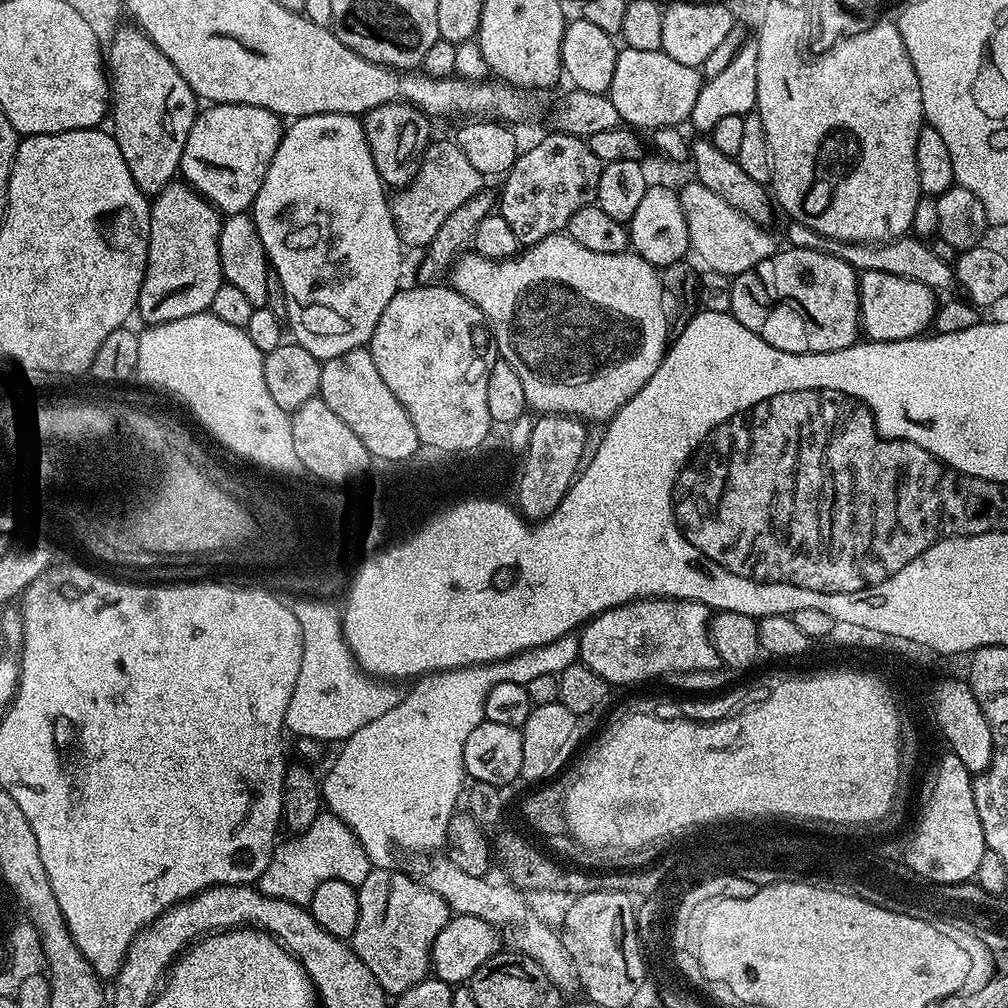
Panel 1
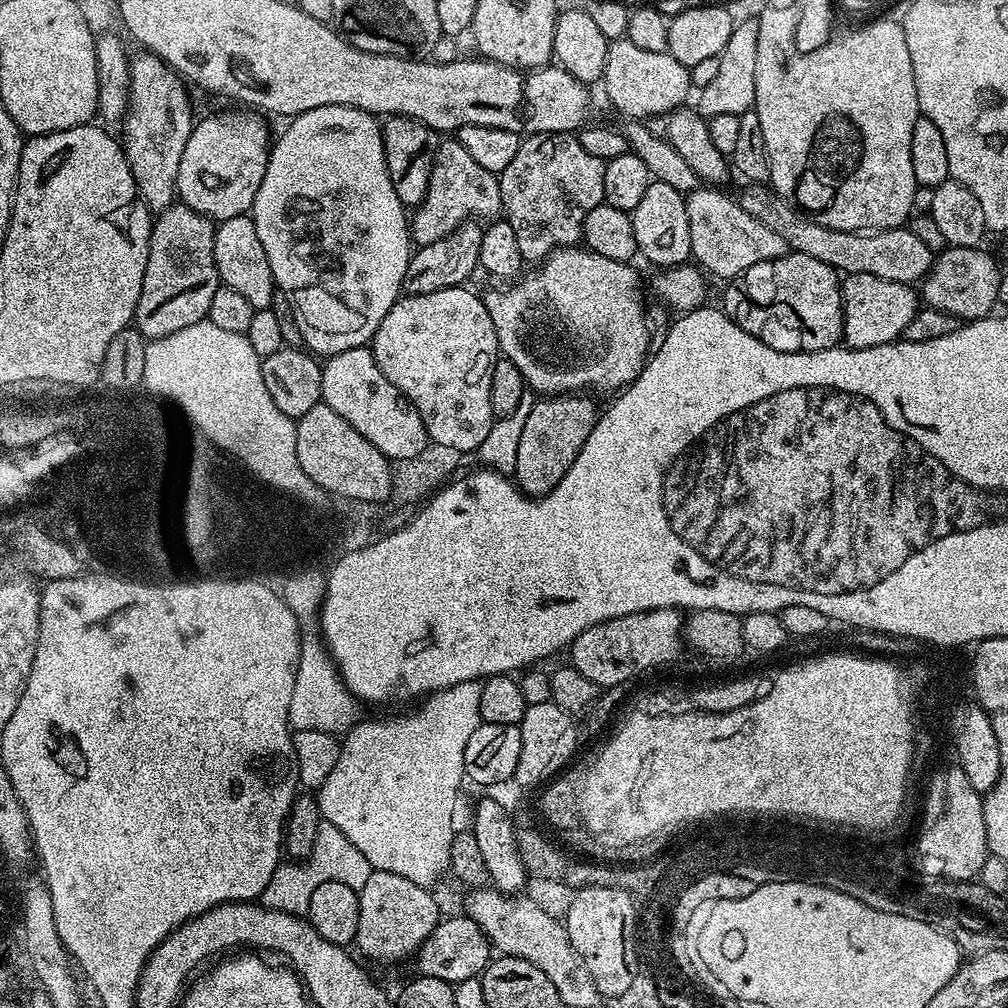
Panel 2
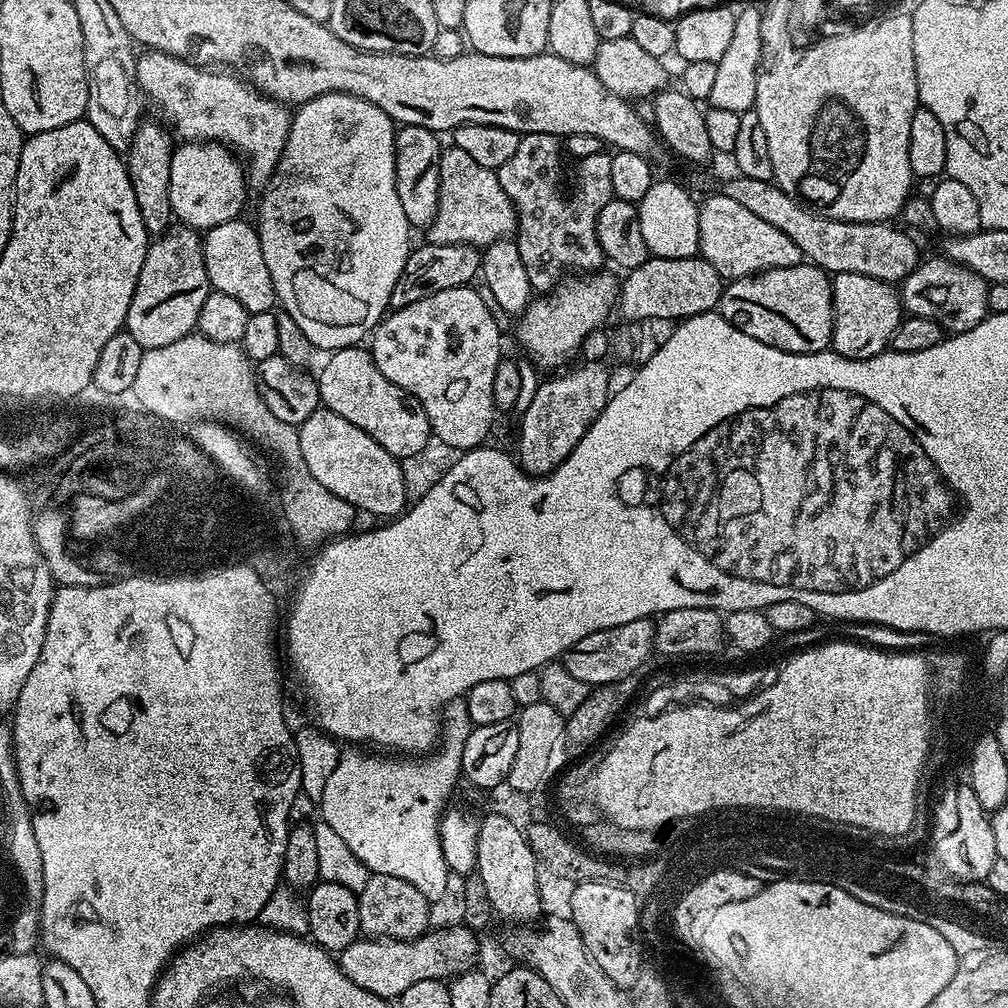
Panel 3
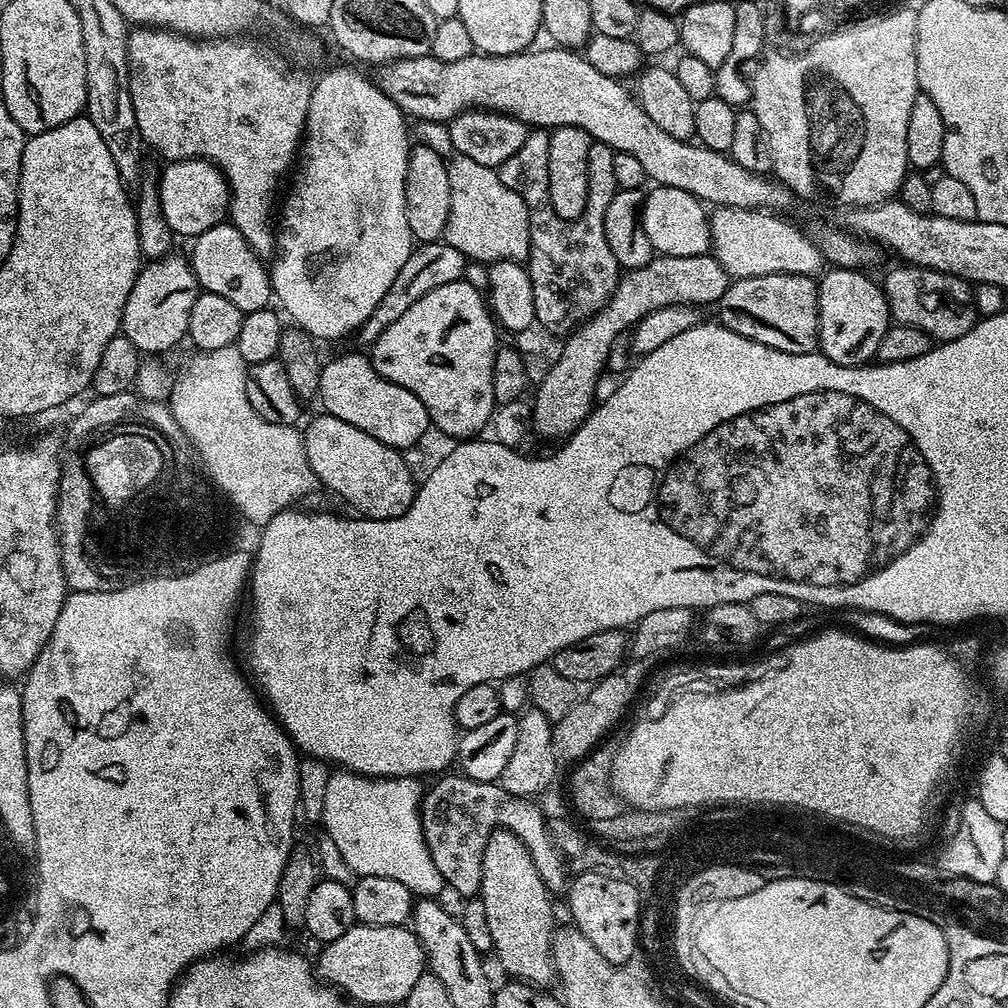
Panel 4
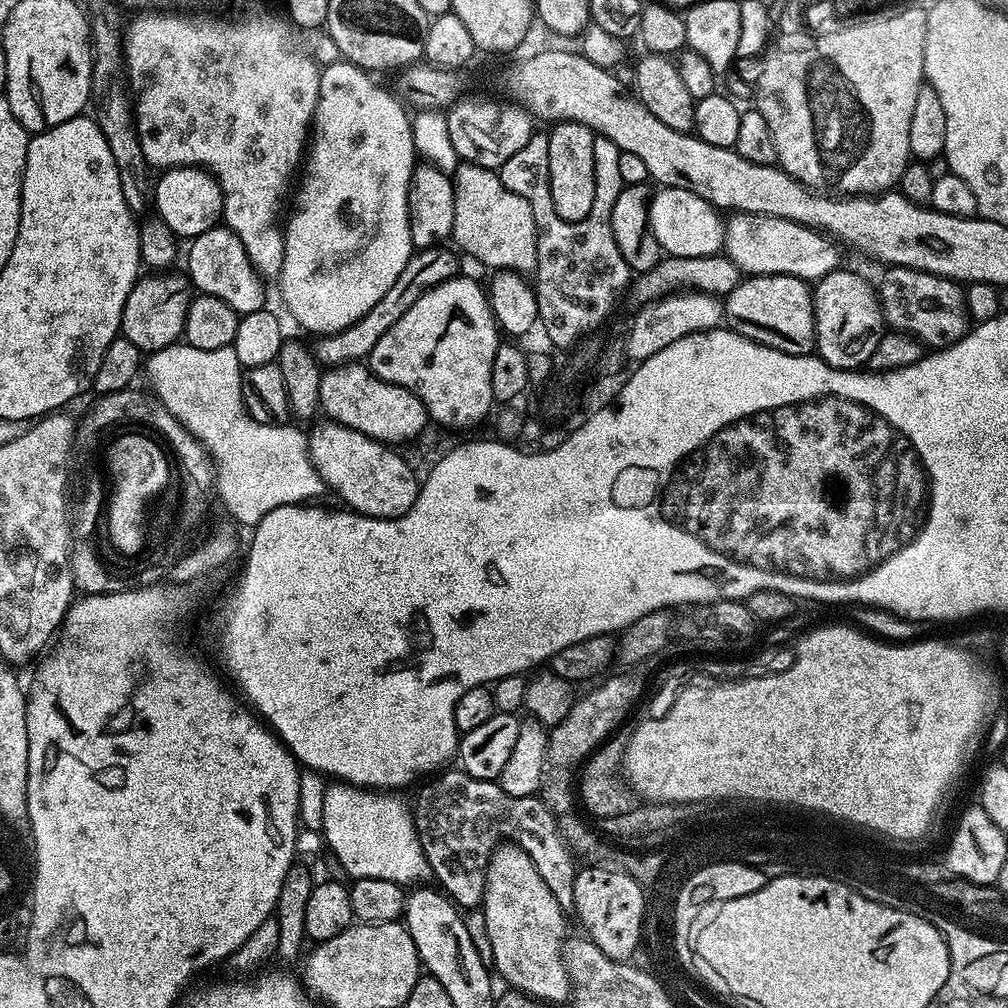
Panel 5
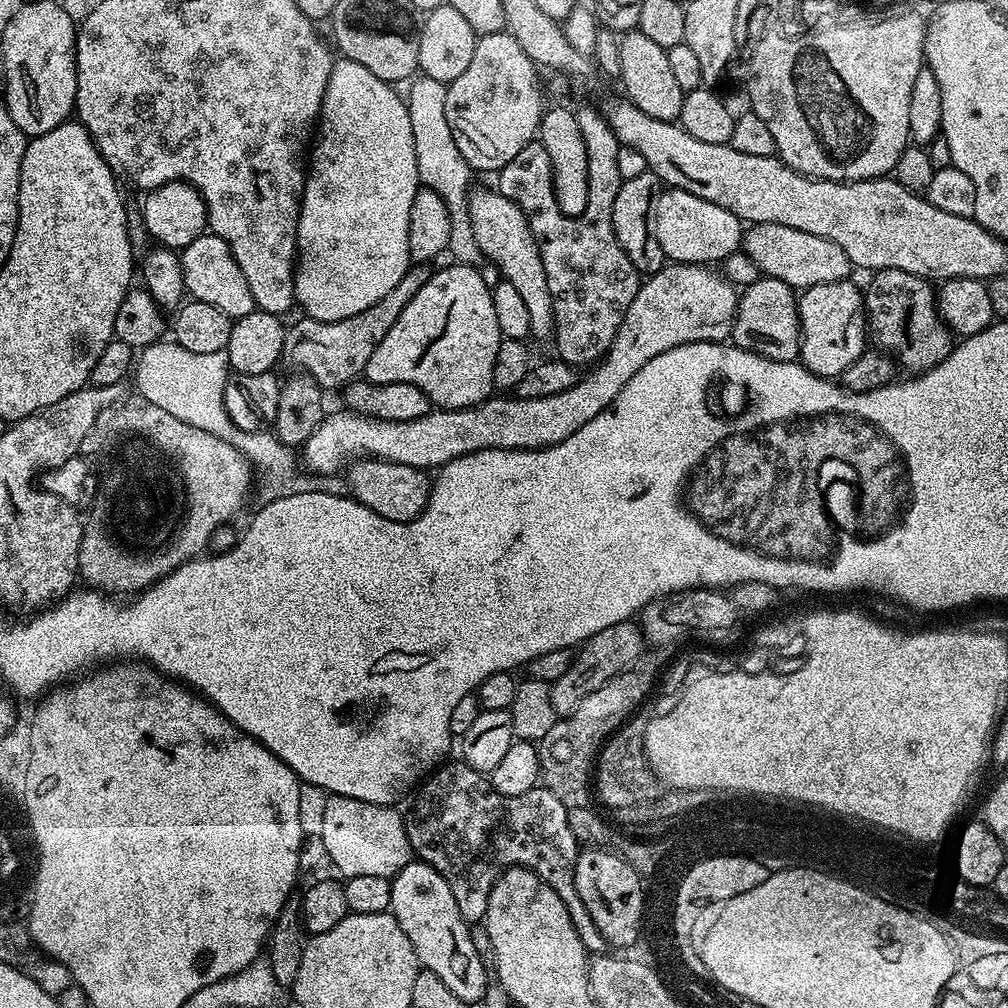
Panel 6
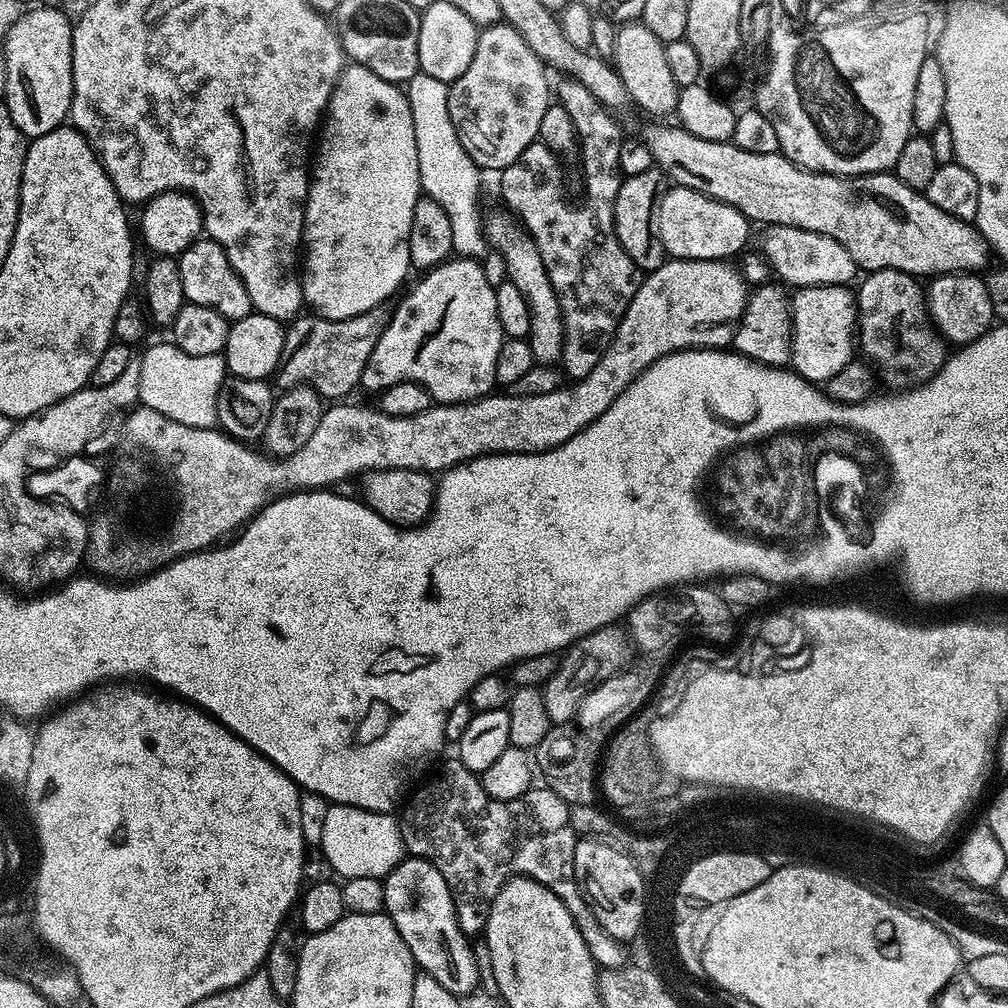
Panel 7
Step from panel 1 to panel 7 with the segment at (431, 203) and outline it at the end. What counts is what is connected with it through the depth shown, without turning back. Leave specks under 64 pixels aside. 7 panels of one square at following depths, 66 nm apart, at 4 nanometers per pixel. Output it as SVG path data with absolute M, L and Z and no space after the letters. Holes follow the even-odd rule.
M520 230L498 233L496 240L494 236L494 248L504 255L504 268L508 271L507 279L514 286L518 286L518 290L522 290L522 298L526 298L528 309L532 311L530 330L526 339L536 364L559 365L564 354L564 319L558 294L554 294L554 286L550 286L550 274L546 274L546 266L542 266L542 254L538 254L536 244Z

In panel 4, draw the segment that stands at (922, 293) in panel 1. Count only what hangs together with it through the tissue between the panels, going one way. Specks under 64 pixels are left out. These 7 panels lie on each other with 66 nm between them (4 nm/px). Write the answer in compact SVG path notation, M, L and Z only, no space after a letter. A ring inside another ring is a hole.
M829 267L819 277L818 326L820 327L819 351L828 360L847 368L864 366L875 357L882 334L890 327L888 300L883 287L867 276L864 270Z

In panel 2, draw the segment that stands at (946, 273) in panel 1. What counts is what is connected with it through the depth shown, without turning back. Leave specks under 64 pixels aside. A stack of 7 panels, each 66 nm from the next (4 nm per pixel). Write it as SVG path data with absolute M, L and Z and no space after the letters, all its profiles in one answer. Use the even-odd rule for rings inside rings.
M750 182L744 187L746 188L740 194L743 209L781 236L789 251L817 258L845 275L873 274L875 277L885 278L886 281L898 281L903 284L913 285L923 281L932 269L935 253L925 246L910 228L901 226L871 233L831 230L821 223L814 222L791 201L781 198L769 185Z

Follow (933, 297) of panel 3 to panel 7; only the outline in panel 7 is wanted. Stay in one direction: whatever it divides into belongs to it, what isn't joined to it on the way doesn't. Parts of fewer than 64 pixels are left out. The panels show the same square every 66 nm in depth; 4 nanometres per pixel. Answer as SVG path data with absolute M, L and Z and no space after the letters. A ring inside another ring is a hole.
M893 268L869 272L859 281L856 292L858 309L858 348L884 371L884 380L892 390L907 390L925 384L942 370L946 344L930 327L926 300L917 277Z

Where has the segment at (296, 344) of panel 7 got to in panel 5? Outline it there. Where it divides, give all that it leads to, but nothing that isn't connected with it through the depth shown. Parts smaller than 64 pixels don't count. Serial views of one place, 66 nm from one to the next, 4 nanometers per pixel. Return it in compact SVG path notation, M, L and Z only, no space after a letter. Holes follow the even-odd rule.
M437 246L434 248L421 248L406 262L406 270L398 274L394 286L382 294L382 298L371 308L358 322L346 326L341 332L330 332L319 337L320 340L314 344L314 355L321 365L337 366L339 364L350 364L363 361L378 346L378 338L418 302L418 298L428 289L438 286L442 282L451 280L458 272L458 256L455 251L447 252L447 247Z

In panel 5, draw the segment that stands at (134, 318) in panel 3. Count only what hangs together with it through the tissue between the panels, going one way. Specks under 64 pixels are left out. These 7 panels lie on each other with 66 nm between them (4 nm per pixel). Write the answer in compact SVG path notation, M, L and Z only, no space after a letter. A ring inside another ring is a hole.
M164 274L146 276L137 279L136 285L130 290L130 298L126 298L120 330L126 339L140 348L141 353L151 354L177 343L183 337L190 284L183 275L168 278Z

